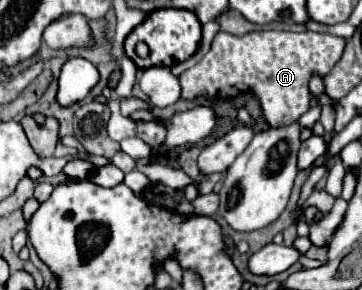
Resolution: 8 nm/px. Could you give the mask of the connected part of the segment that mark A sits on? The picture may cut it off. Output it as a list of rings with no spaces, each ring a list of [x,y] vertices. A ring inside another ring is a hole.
[[[220,31],[200,63],[180,75],[182,97],[186,101],[192,101],[200,95],[206,99],[232,99],[238,93],[250,91],[258,99],[270,127],[288,127],[310,109],[310,79],[314,75],[326,77],[330,73],[344,51],[344,43],[346,41],[340,37],[312,31],[250,31],[239,38]]]

